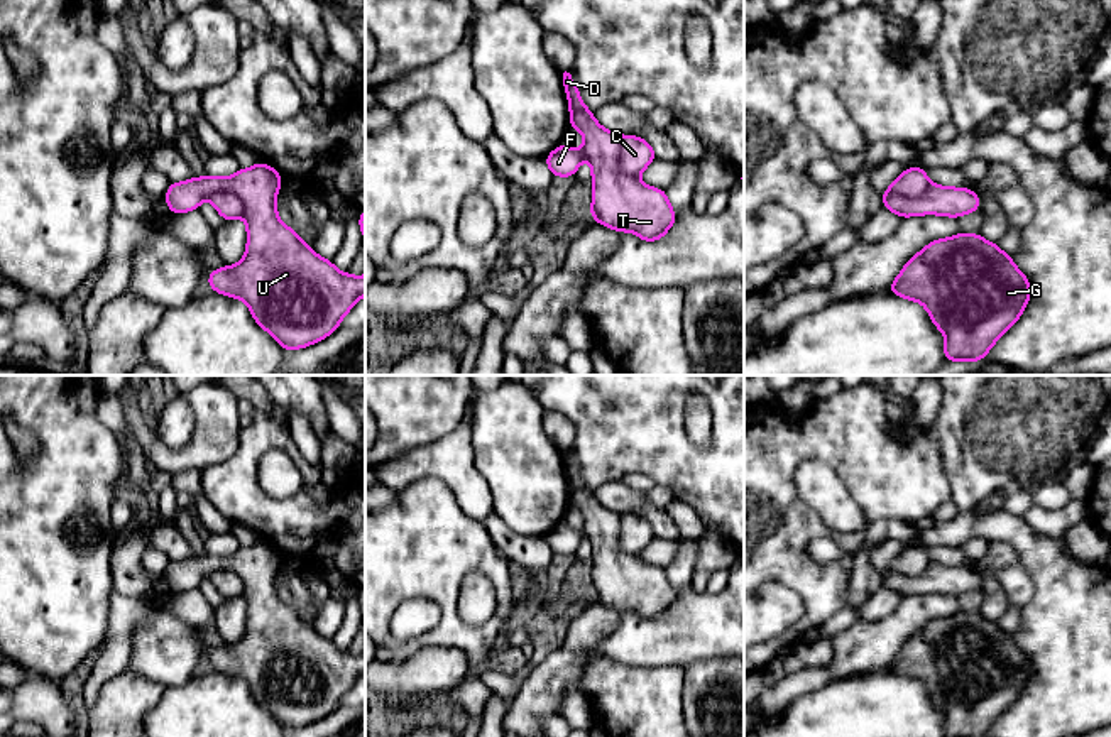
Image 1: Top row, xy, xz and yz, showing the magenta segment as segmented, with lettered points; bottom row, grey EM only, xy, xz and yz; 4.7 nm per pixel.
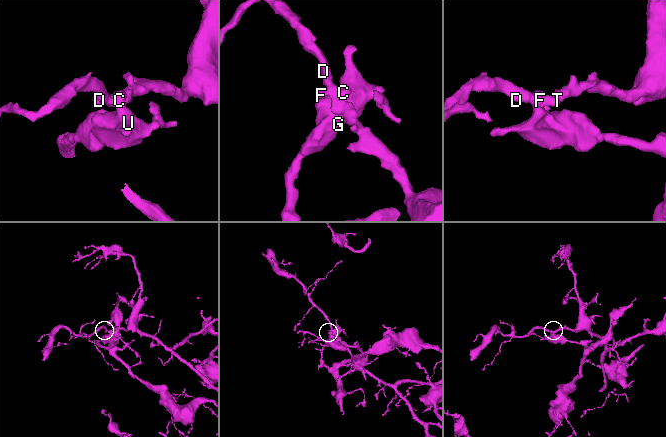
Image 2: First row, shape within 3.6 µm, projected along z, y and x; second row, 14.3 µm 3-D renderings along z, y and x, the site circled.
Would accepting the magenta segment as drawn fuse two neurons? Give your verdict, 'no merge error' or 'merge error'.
merge error

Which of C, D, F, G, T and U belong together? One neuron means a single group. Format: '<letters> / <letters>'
C F G U / D T

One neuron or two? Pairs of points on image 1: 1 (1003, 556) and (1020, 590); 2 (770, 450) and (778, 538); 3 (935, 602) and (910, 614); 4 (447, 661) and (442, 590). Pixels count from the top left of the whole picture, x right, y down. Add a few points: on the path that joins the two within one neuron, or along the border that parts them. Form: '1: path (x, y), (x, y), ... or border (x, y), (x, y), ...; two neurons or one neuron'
1: border (1018, 560), (996, 573), (996, 580), (1010, 605); two neurons
2: path (770, 472), (773, 516); one neuron
3: path (929, 605), (917, 611); one neuron
4: border (406, 658), (426, 648), (459, 648), (476, 668); two neurons

